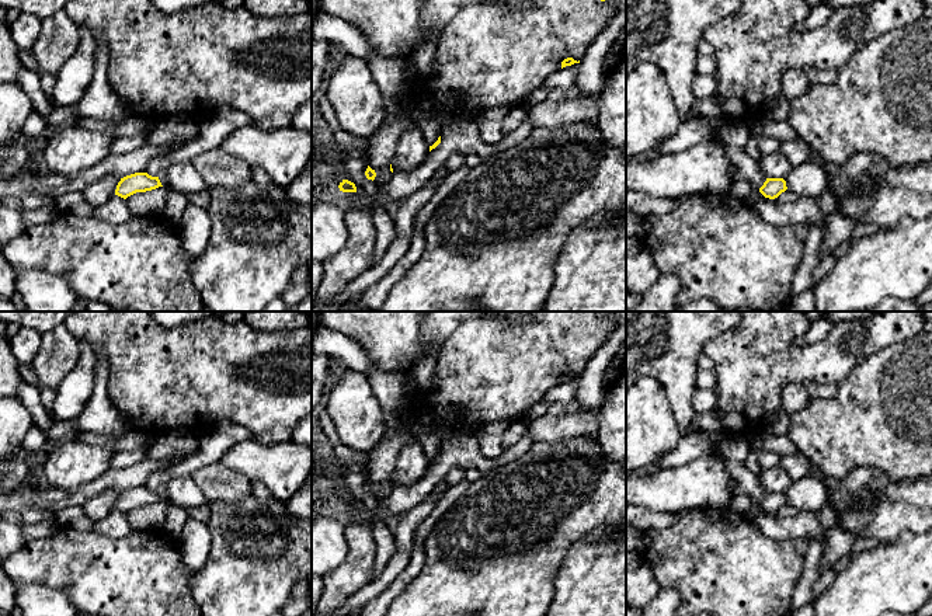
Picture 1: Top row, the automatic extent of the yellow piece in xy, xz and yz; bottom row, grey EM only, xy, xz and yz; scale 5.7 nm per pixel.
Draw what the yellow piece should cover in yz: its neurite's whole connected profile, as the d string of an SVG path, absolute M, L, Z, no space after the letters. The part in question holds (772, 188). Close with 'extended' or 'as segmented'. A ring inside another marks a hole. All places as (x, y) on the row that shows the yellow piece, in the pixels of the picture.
M766 178L759 192L769 199L778 198L782 192L787 189L786 181L783 178Z | as segmented

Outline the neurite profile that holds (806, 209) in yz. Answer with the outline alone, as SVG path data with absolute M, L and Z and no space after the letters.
M754 191L750 203L771 225L814 225L824 230L825 213L821 210L816 196L800 196L796 202L776 203L775 199L765 198L759 191Z

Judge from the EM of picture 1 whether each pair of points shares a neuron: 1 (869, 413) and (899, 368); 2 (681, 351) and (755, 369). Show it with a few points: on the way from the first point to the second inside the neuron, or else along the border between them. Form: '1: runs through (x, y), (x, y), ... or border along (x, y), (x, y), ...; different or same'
1: runs through (880, 402), (899, 383), (899, 379); same
2: border along (726, 330), (712, 337), (705, 344), (702, 352); different

